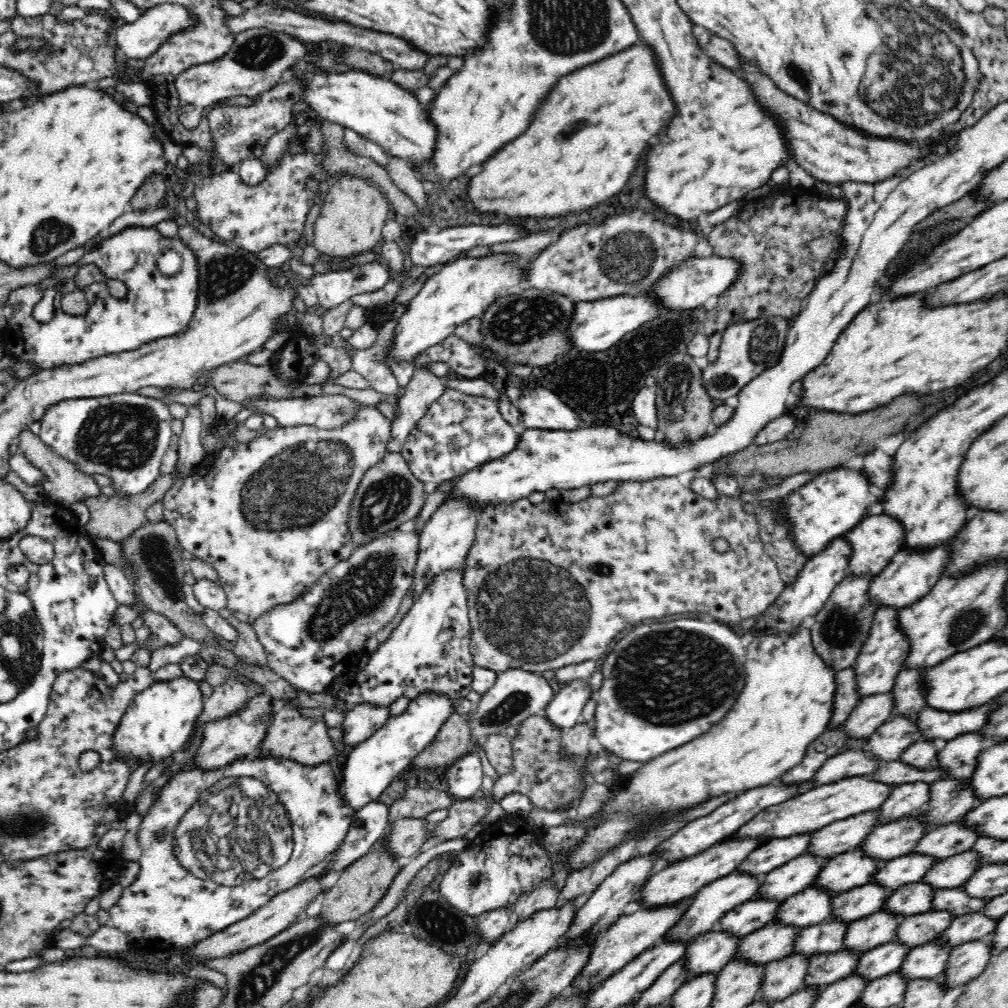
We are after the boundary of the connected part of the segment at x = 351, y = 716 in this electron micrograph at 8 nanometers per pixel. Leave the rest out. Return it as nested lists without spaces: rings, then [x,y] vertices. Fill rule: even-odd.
[[[356,704],[345,712],[343,736],[348,749],[364,742],[382,727],[388,718],[391,718],[391,709],[388,705]]]

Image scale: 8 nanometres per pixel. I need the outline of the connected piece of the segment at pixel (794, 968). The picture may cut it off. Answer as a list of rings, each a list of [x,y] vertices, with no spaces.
[[[798,951],[781,960],[768,962],[758,997],[764,997],[770,1004],[784,1000],[806,984],[804,980],[810,966],[811,956]]]

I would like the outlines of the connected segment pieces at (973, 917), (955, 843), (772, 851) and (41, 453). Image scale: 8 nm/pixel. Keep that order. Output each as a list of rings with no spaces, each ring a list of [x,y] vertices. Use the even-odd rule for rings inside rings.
[[[984,910],[963,914],[955,916],[952,919],[952,924],[939,936],[944,937],[954,948],[966,941],[990,937],[996,930],[998,922],[999,919],[986,915]]]
[[[964,820],[932,828],[914,848],[916,853],[936,857],[936,860],[948,858],[955,854],[969,851],[976,844],[981,834]]]
[[[802,832],[788,836],[788,838],[771,838],[758,850],[754,850],[738,866],[738,871],[746,871],[761,877],[808,851],[812,834],[813,832]]]
[[[22,427],[17,434],[16,440],[18,451],[23,453],[26,462],[40,470],[45,475],[47,481],[52,483],[52,489],[48,493],[48,498],[53,502],[69,507],[73,502],[102,495],[103,487],[96,482],[94,475],[82,472],[74,463],[66,460],[62,455],[58,455],[58,451],[46,445],[40,439],[39,433],[32,432],[30,427]]]

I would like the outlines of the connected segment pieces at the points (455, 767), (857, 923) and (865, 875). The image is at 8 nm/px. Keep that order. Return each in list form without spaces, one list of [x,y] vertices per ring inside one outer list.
[[[468,752],[450,765],[448,793],[456,799],[475,798],[481,792],[484,768],[475,752]]]
[[[876,911],[848,923],[844,948],[867,951],[897,939],[896,932],[904,916],[892,911]]]
[[[862,846],[854,847],[831,857],[812,886],[826,887],[830,892],[843,893],[872,881],[882,863],[883,861],[876,857],[866,854]]]

